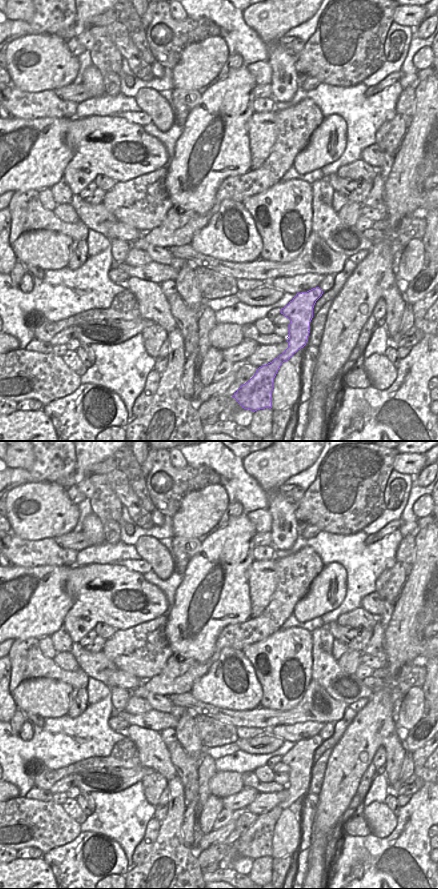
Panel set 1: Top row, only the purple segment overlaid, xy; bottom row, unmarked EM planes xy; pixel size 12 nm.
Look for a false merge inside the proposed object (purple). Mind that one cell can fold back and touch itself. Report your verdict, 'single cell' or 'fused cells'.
fused cells

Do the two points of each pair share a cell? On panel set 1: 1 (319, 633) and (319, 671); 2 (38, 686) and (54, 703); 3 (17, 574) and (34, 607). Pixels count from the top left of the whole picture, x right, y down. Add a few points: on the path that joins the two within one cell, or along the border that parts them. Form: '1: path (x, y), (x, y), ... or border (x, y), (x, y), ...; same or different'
1: path (319, 642), (319, 662); same
2: path (41, 690), (50, 699); same
3: path (33, 574), (49, 576), (49, 580), (39, 591); same

